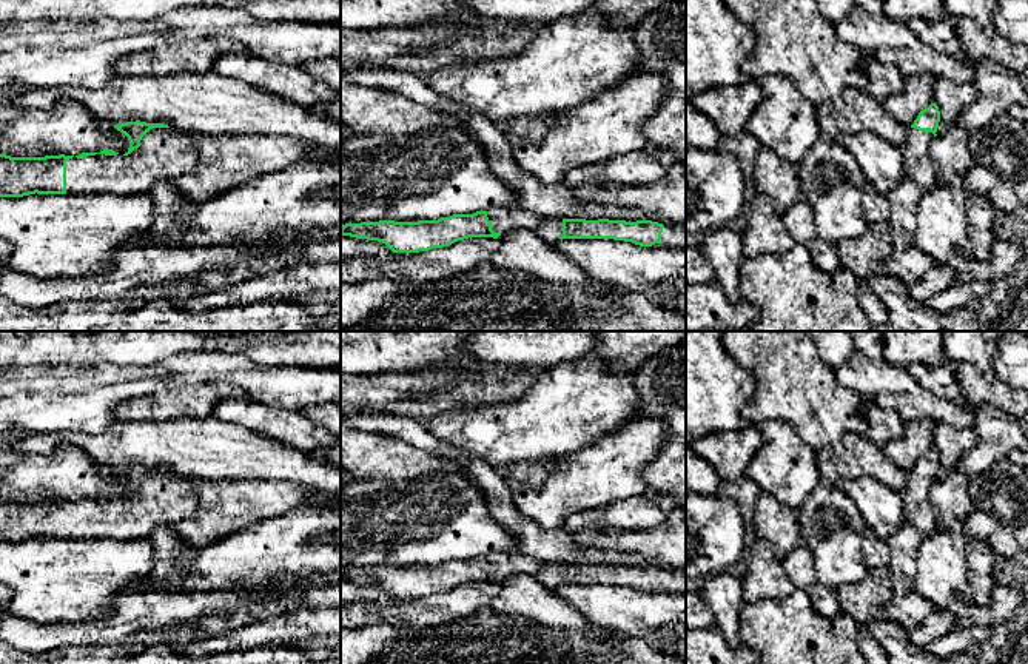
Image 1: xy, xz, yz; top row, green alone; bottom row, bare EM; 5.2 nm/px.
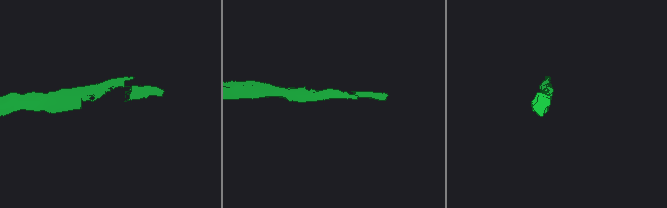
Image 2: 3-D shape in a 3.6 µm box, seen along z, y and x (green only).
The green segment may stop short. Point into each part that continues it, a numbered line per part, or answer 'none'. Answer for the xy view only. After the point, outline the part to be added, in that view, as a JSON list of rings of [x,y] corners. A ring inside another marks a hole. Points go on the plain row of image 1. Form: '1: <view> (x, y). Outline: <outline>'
1: xy (165, 498). Outline: [[[153,473],[131,499],[72,502],[66,507],[66,539],[146,539],[159,525],[193,518],[197,496],[190,478]]]

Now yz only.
1: yz (917, 509). Outline: [[[909,471],[908,485],[902,493],[905,521],[914,525],[920,538],[926,538],[939,528],[939,519],[929,499],[932,484],[932,478],[922,478]]]

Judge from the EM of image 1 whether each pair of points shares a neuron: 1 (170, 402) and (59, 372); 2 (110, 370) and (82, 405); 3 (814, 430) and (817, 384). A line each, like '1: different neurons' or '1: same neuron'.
1: different neurons
2: different neurons
3: same neuron

